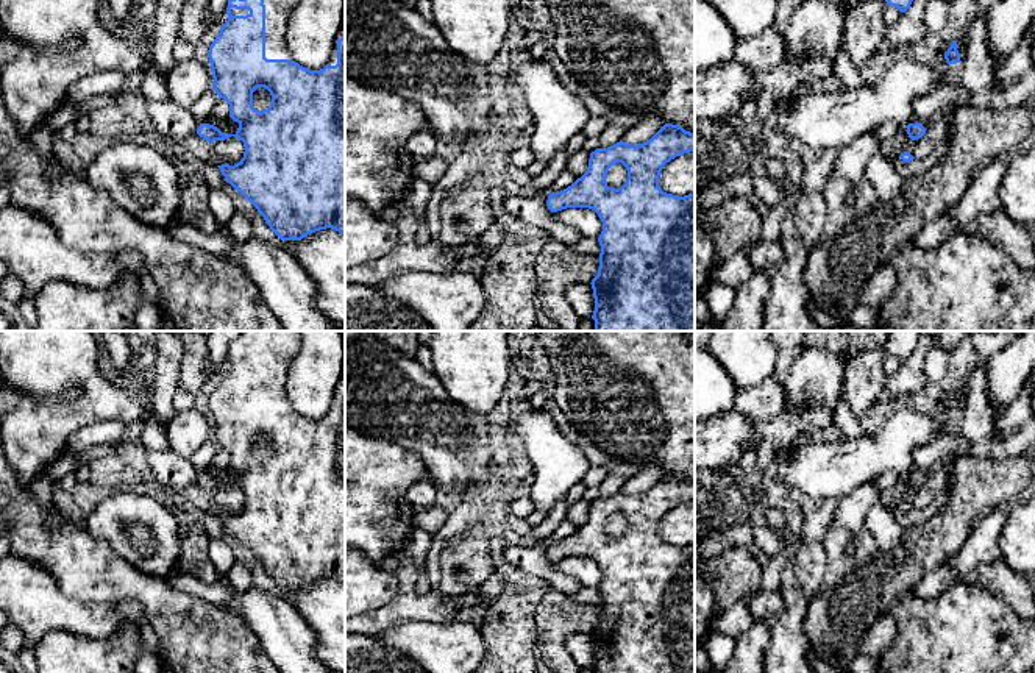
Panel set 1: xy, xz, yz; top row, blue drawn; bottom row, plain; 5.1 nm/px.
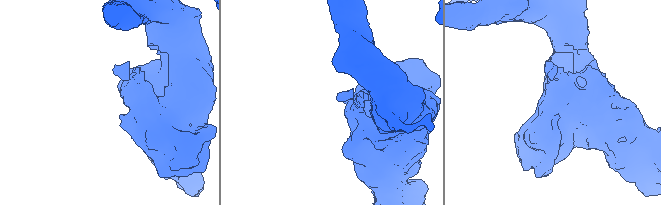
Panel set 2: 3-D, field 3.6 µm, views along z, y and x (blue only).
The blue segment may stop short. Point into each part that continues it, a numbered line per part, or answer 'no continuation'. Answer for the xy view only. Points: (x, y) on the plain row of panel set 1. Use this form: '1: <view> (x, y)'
1: xy (280, 347)

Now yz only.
no continuation

